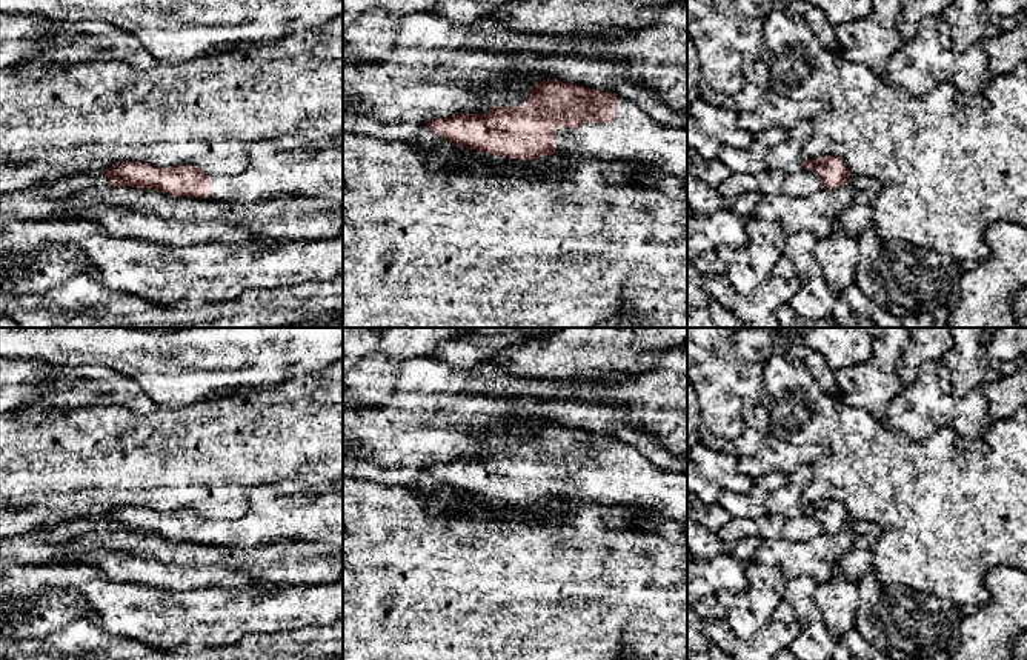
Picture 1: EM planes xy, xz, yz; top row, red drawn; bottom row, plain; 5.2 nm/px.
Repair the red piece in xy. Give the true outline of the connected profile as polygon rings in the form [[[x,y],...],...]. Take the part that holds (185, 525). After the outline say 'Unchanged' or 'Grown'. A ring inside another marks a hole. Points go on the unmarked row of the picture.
[[[260,486],[251,492],[249,509],[240,518],[208,520],[192,509],[154,512],[146,508],[120,506],[98,517],[98,520],[106,520],[114,531],[135,531],[138,534],[165,537],[172,542],[198,542],[241,549],[244,552],[268,546],[287,546],[297,542],[343,549],[343,489],[281,495],[266,486]]]. Grown

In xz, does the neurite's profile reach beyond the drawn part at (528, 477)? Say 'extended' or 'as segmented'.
extended

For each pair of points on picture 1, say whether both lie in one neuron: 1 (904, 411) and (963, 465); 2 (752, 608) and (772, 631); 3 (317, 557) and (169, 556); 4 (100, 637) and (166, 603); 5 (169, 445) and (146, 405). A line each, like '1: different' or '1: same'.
1: different
2: different
3: same
4: different
5: different

